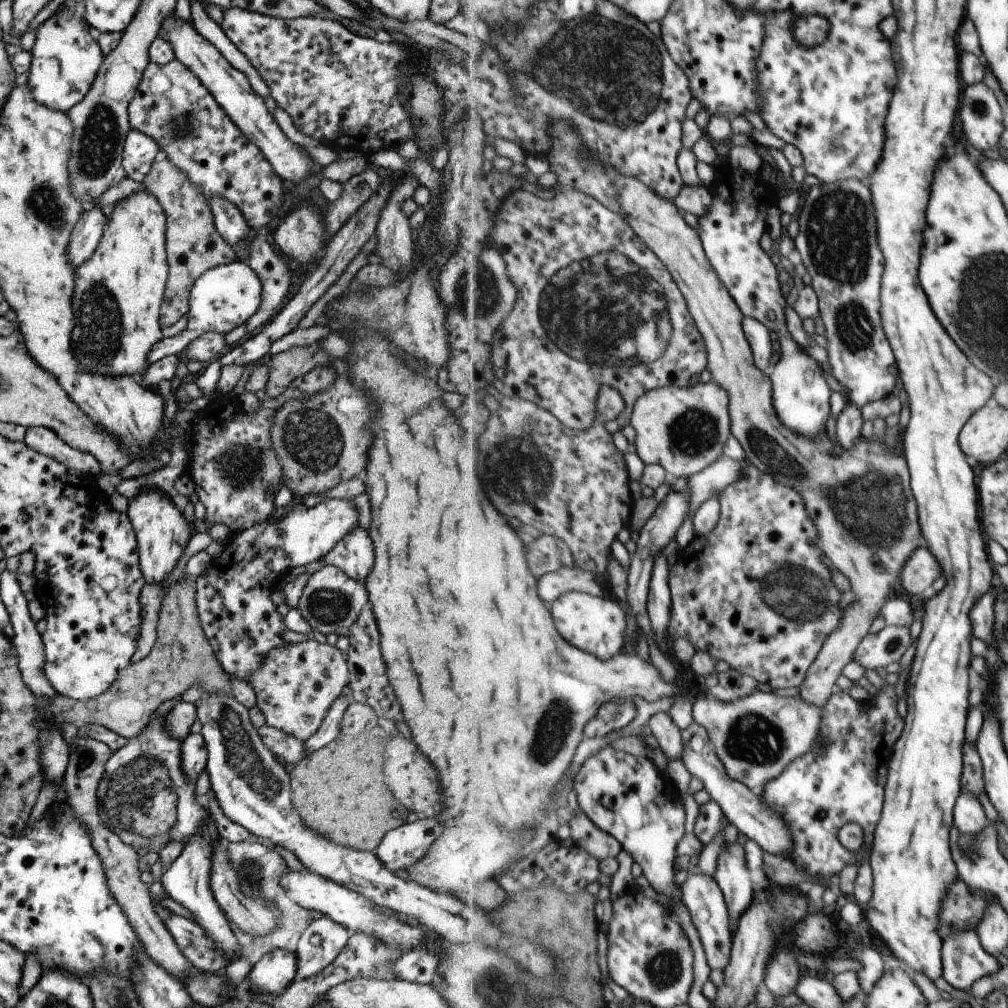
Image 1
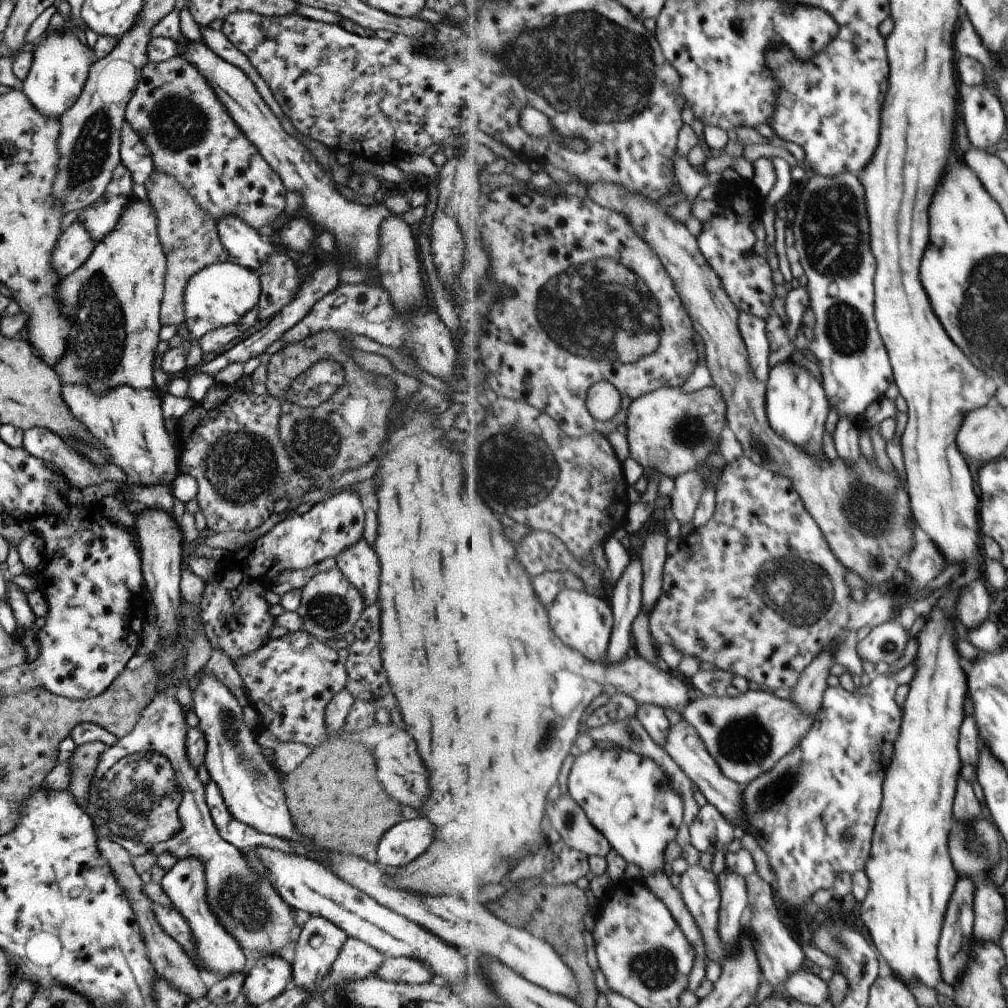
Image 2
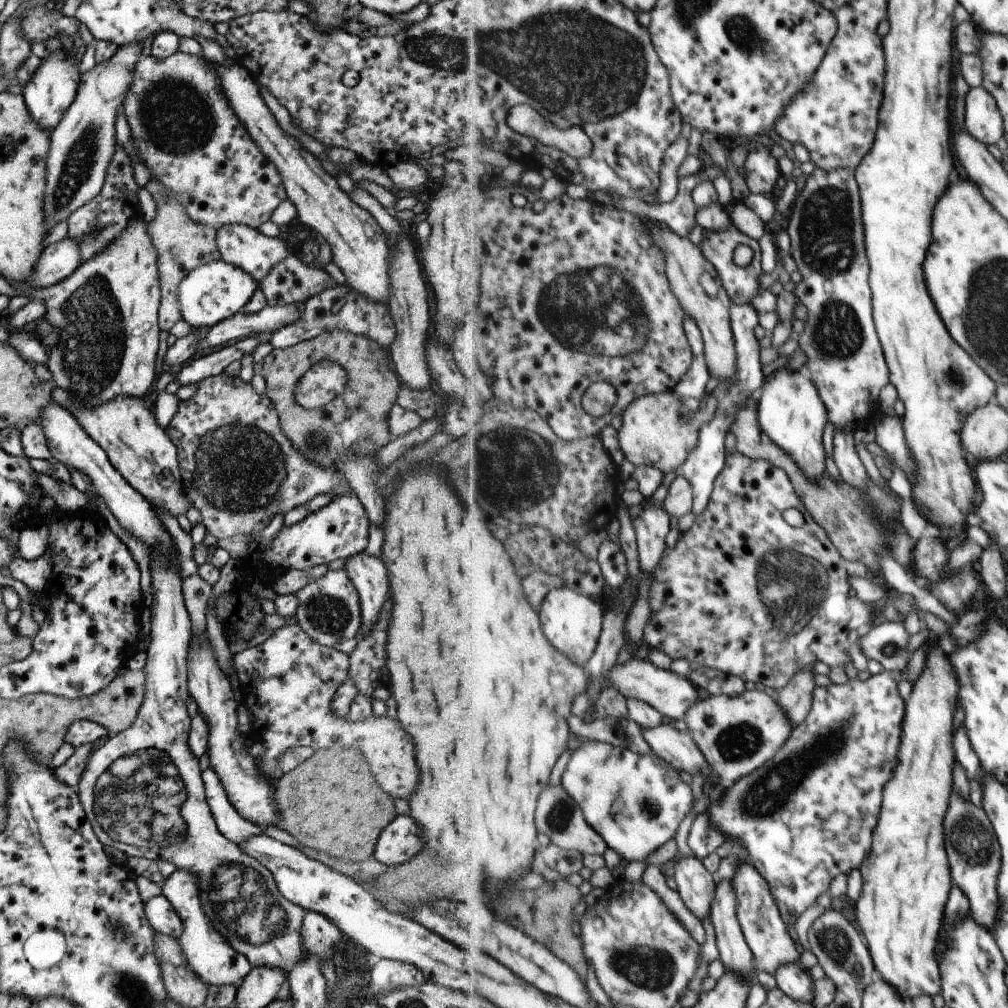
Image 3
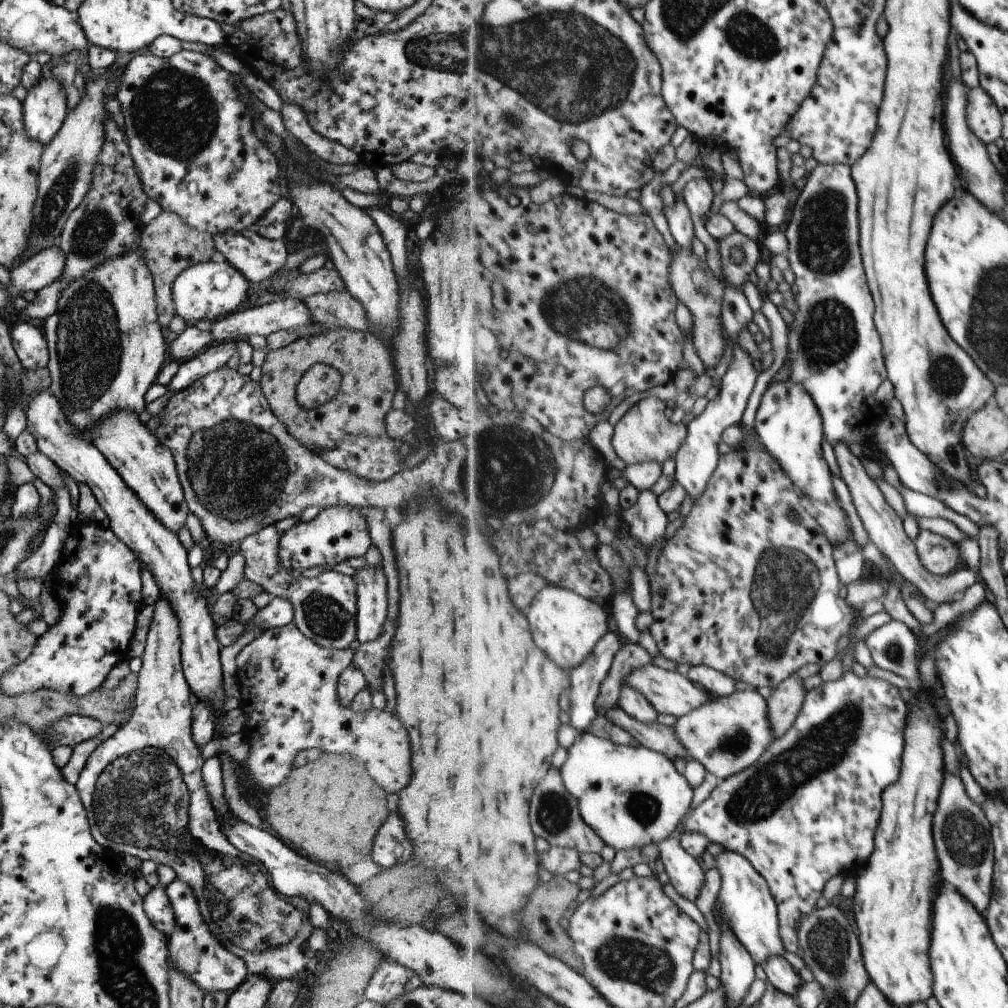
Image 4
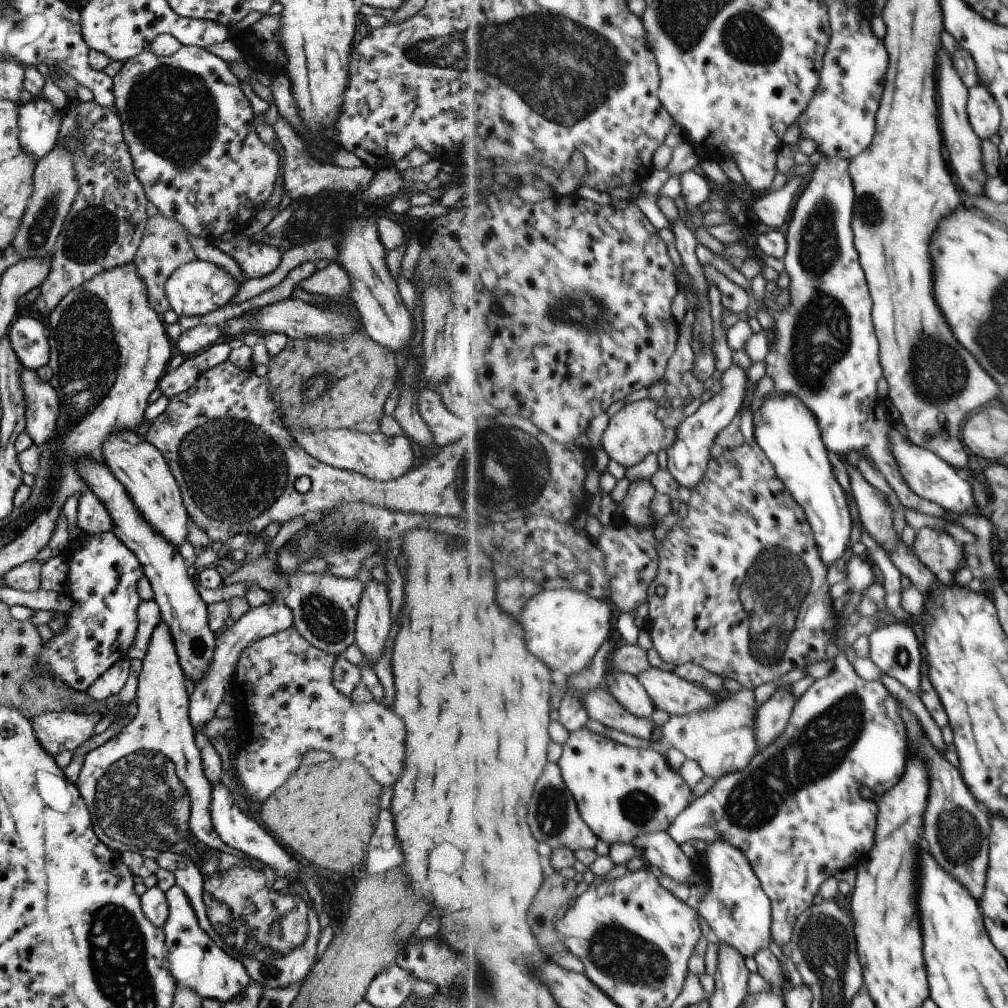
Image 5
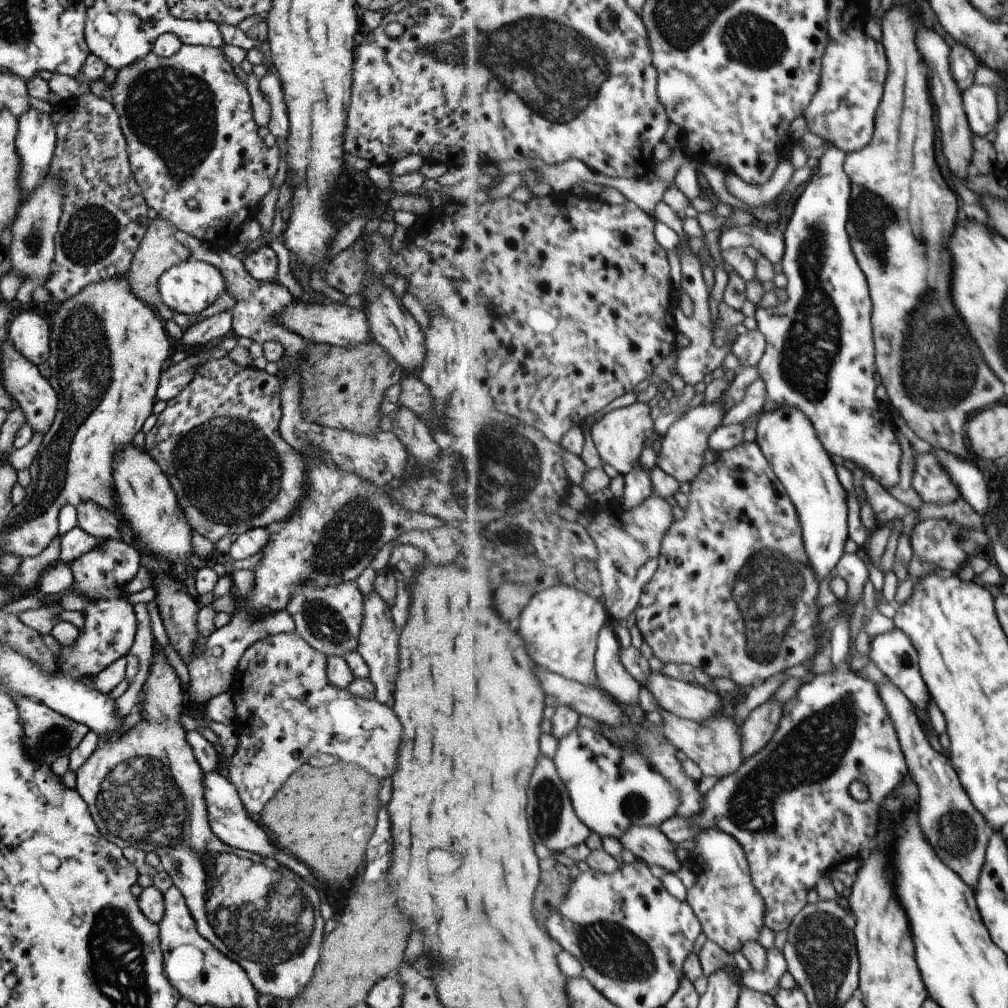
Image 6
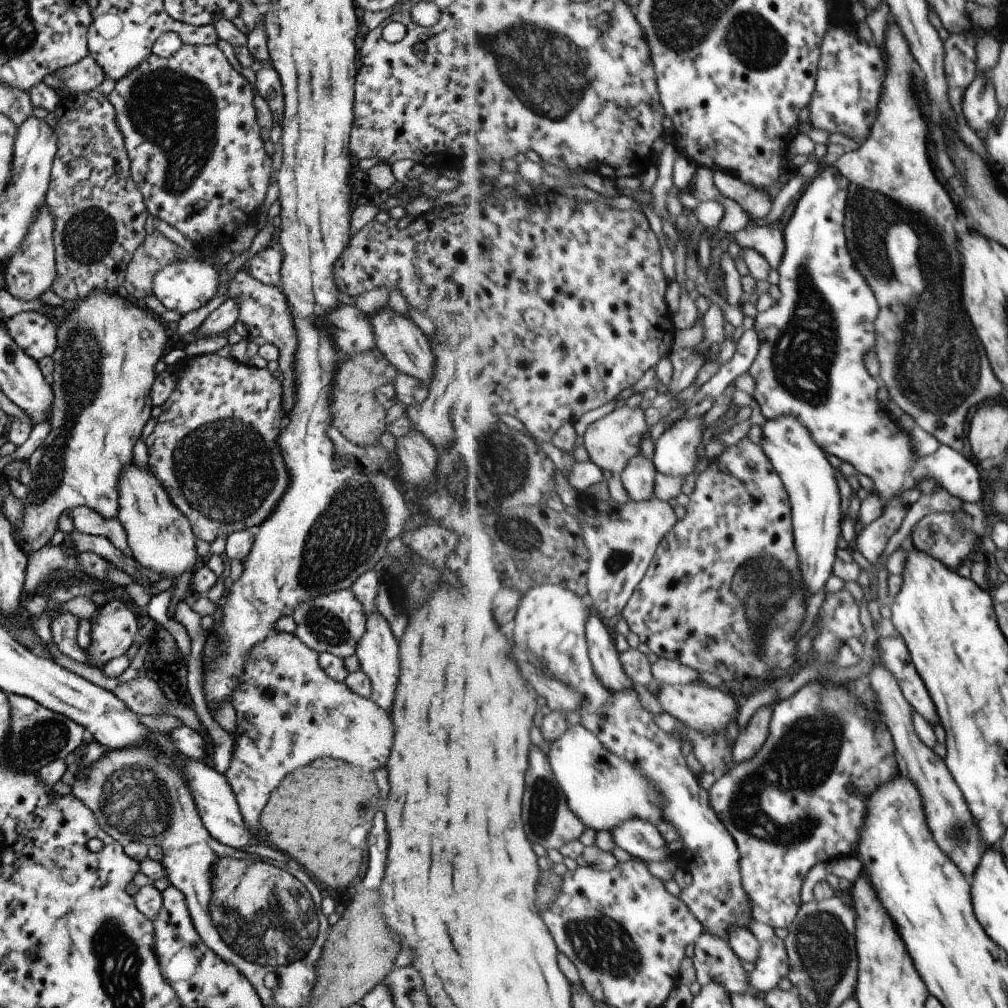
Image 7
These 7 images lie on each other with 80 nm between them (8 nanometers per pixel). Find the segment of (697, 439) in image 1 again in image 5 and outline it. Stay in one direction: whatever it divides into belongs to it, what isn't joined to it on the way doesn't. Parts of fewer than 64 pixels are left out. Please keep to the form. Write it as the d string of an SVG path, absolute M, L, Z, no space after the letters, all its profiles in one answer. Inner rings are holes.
M649 397L627 404L610 418L609 428L603 435L603 450L626 470L641 463L650 454L667 451L676 441L676 428L667 427L661 422L663 413L659 404Z

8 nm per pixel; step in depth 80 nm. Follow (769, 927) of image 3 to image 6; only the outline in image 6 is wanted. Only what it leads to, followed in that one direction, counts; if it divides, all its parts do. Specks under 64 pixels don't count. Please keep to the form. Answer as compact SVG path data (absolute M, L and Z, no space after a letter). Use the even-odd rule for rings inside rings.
M707 830L697 838L699 857L703 864L697 886L689 892L689 904L702 921L704 934L728 953L741 952L747 943L757 943L763 926L766 926L767 905L754 885L750 862L739 841L729 833Z

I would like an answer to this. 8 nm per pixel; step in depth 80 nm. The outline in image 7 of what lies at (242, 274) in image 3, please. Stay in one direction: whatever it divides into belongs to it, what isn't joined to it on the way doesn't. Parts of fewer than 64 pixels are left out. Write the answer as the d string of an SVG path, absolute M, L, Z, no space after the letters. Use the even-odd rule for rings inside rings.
M191 257L177 260L161 267L152 280L154 296L169 311L176 312L179 316L197 310L215 296L217 284L219 284L218 270L208 262L193 259Z

